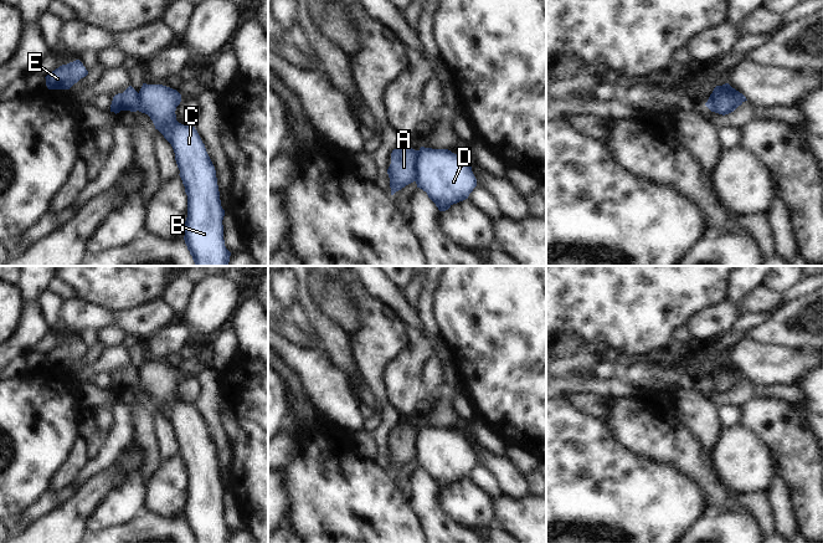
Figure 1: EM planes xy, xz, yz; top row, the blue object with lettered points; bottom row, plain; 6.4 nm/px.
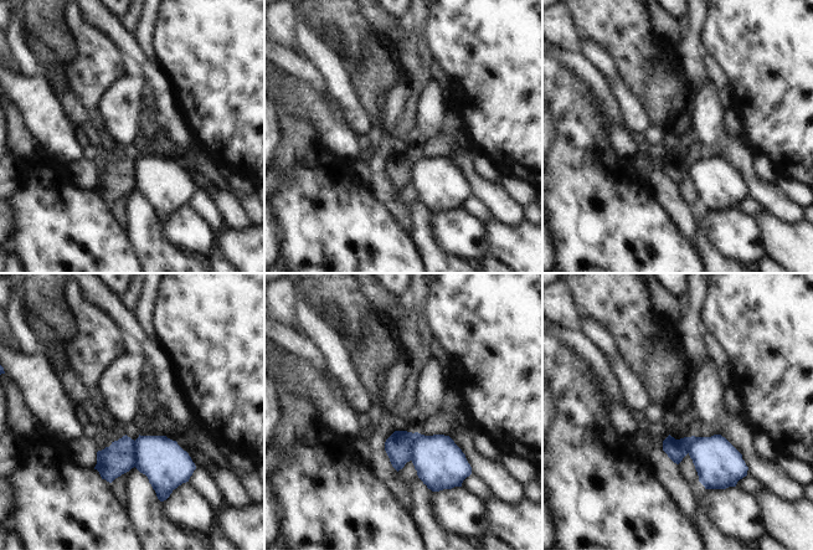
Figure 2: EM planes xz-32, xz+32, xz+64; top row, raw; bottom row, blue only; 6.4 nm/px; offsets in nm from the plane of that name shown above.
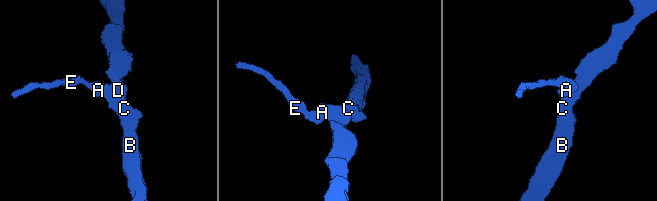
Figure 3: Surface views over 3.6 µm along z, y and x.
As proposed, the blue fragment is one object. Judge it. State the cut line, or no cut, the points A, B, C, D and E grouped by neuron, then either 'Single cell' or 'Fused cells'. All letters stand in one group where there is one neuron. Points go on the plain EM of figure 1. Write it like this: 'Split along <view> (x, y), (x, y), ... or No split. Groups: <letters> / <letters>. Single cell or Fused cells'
Split along xz (418, 429), (415, 459). Groups: A E / B C D. Fused cells

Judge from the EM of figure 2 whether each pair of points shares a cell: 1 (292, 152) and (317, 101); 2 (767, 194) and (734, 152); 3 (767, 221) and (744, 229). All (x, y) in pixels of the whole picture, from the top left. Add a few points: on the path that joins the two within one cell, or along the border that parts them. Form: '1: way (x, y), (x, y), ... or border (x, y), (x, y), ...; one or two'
1: border (292, 92), (300, 103), (313, 134), (322, 143); two
2: way (756, 184), (747, 175), (742, 163); one
3: border (755, 219), (765, 252); two

